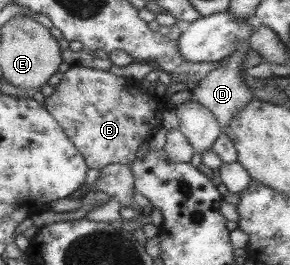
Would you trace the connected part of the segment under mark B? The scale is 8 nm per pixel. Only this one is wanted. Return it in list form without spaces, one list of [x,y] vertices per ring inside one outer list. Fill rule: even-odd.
[[[70,66],[62,73],[59,83],[53,86],[53,93],[44,98],[43,108],[61,126],[63,133],[83,156],[85,165],[89,169],[98,170],[107,163],[129,166],[135,160],[135,151],[139,149],[139,145],[160,127],[162,113],[168,109],[162,98],[145,92],[139,81],[113,75],[110,71],[81,66]]]

